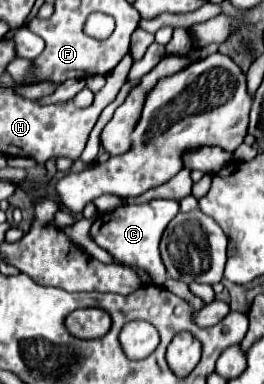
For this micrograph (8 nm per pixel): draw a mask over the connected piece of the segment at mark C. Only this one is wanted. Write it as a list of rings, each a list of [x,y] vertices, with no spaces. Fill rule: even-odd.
[[[165,198],[151,200],[151,202],[145,202],[139,206],[123,204],[119,208],[115,208],[111,214],[99,214],[91,226],[91,236],[115,260],[147,270],[153,276],[153,282],[157,286],[163,286],[165,266],[161,262],[159,242],[161,242],[163,230],[177,216],[177,212],[179,212],[179,204],[175,200],[165,200]]]

